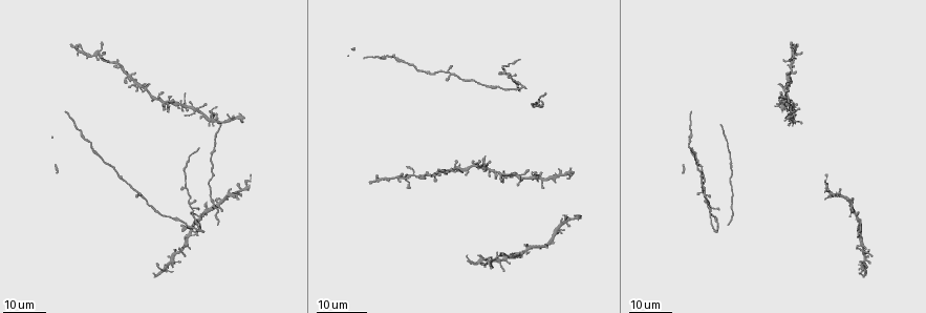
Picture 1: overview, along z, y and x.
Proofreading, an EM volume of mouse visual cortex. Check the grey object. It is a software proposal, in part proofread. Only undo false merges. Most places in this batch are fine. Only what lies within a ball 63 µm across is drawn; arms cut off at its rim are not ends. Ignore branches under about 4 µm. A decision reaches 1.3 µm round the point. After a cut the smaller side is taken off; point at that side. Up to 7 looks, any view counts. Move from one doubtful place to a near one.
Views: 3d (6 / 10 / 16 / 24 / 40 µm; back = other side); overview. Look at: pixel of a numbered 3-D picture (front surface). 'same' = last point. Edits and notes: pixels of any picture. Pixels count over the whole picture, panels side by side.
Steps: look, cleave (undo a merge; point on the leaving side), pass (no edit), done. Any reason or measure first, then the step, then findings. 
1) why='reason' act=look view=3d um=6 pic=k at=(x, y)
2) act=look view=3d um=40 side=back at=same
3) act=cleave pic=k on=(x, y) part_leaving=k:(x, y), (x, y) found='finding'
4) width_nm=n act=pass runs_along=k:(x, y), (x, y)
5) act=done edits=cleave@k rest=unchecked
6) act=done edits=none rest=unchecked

why='a fork' act=look view=3d um=24 pic=1 at=(167, 104)

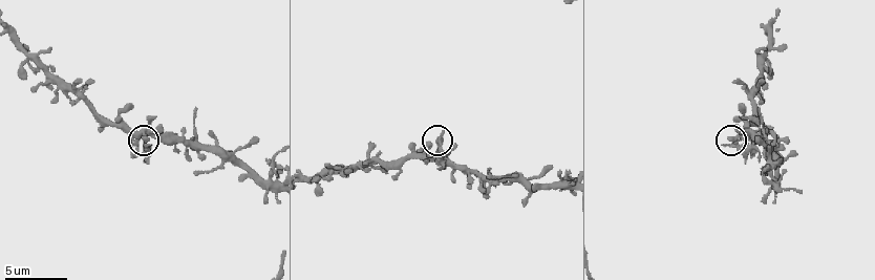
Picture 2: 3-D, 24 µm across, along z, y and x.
act=look view=3d um=10 pic=2 at=(142, 138)

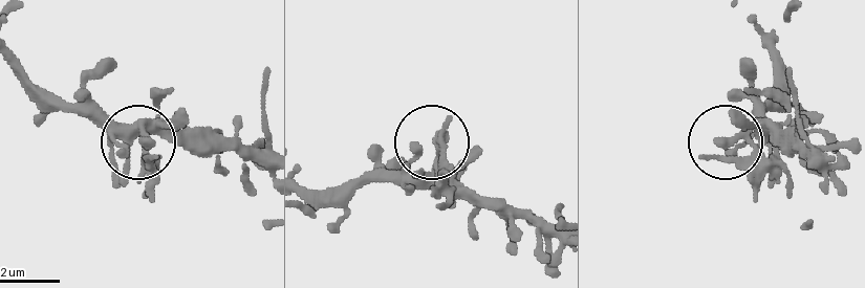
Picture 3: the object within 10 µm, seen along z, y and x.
act=pass found='all the same neuron'

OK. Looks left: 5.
why='four or more arms meet' act=look view=3d um=16 pic=2 at=(564, 183)

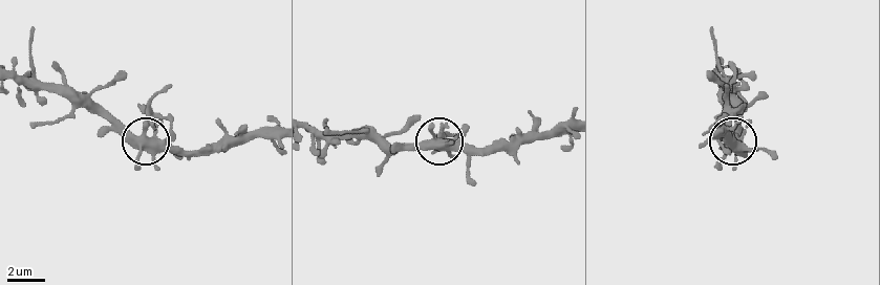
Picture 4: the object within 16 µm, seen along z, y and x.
act=look view=3d um=16 side=back pic=4 at=(146, 145)

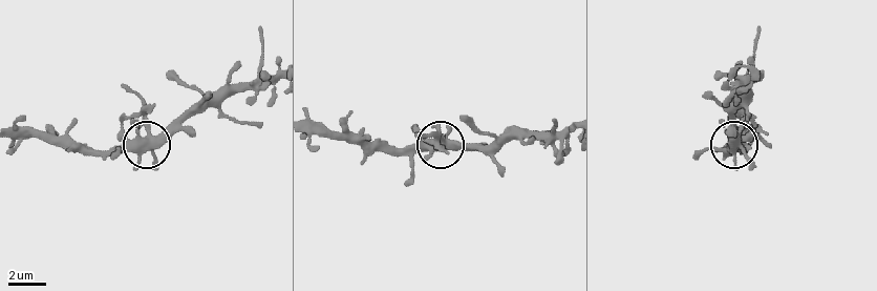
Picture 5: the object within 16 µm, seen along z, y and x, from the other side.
act=pass found='all the same neuron'

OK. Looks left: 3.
why='a narrow waist' act=look view=3d um=10 pic=2 at=(24, 49)

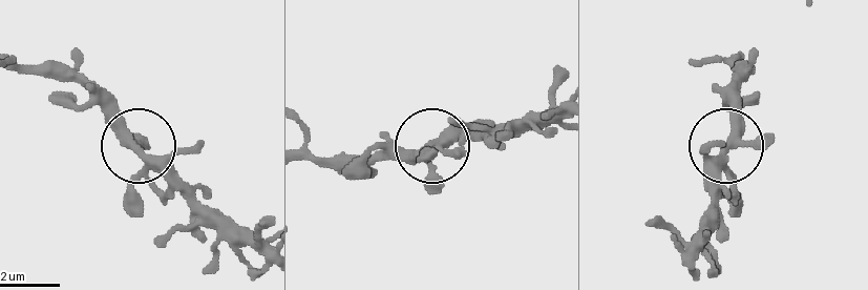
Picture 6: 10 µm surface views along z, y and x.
act=look view=3d um=6 pic=6 at=(140, 151)

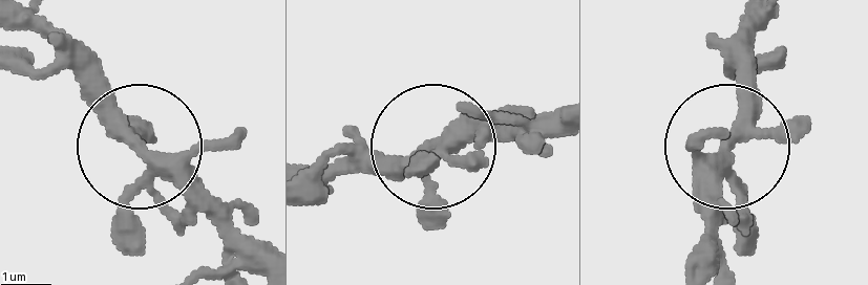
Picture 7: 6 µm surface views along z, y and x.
act=pass found='one neuron here'

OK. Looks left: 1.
act=done edits=none rest=unchecked

